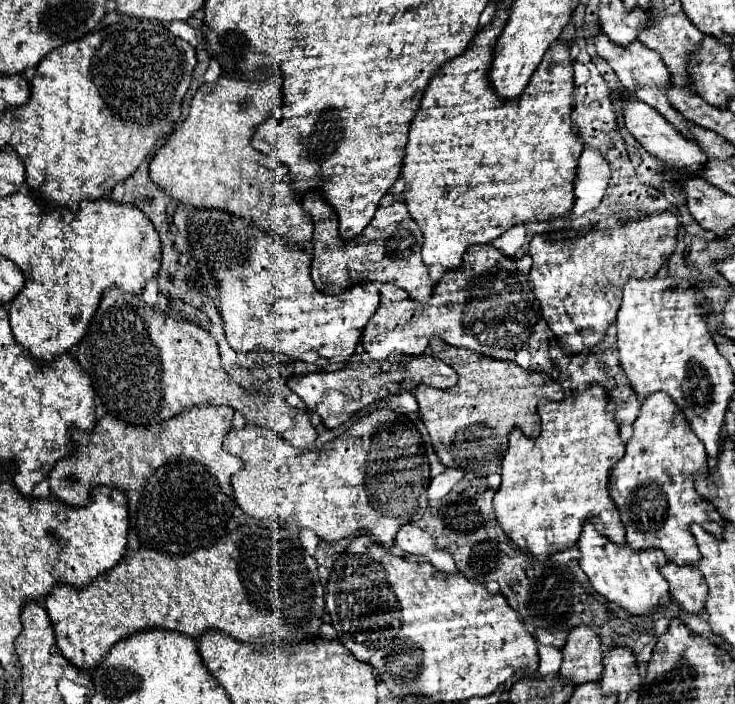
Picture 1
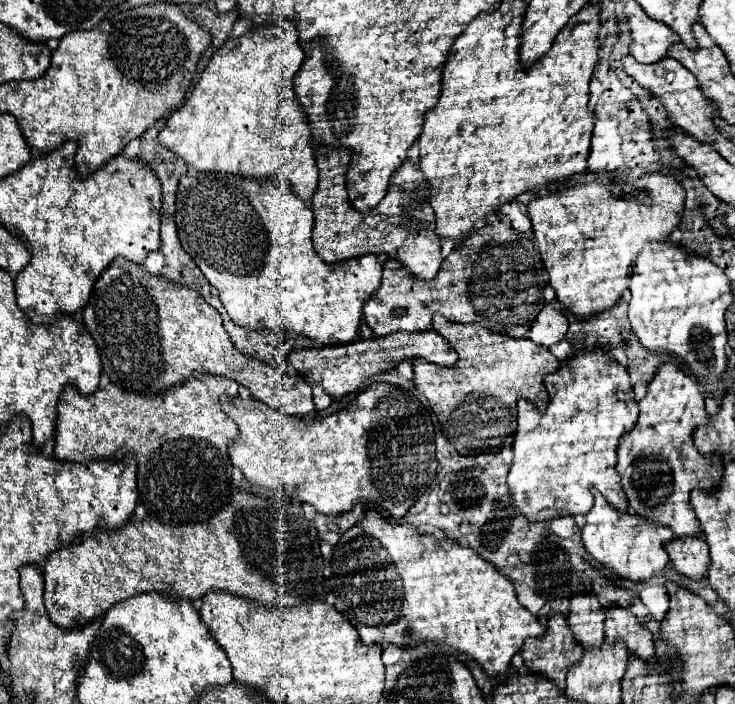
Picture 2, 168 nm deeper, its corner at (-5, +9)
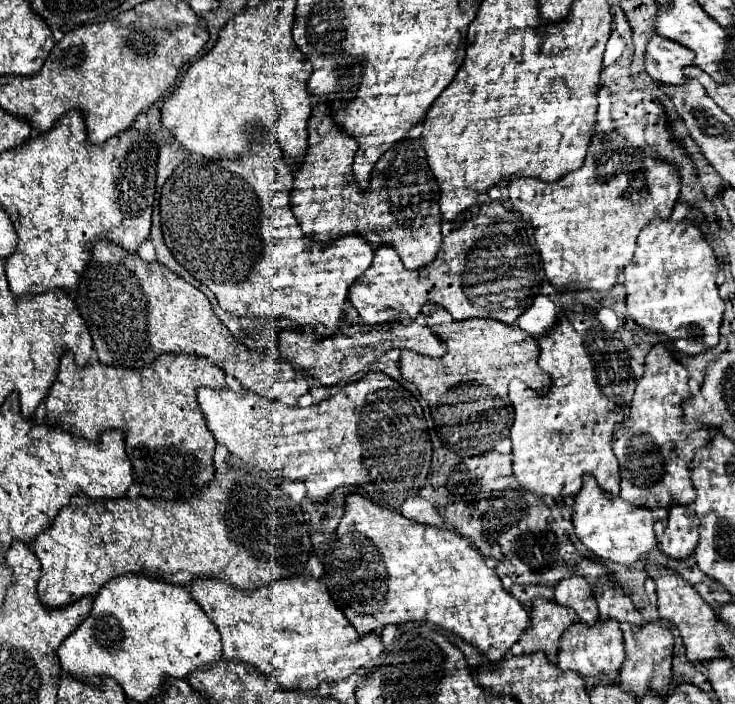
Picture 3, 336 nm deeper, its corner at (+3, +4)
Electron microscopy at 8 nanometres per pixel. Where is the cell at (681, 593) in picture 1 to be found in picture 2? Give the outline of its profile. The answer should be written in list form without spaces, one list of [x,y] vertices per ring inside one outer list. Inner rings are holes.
[[[676,536],[668,540],[666,552],[670,554],[672,566],[692,578],[692,580],[702,580],[708,570],[710,554],[708,554],[708,544],[702,536]]]

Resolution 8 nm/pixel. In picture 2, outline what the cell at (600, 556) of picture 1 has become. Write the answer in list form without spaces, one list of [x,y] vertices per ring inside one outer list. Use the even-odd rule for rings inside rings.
[[[592,490],[592,494],[594,506],[584,516],[586,524],[582,528],[584,548],[606,568],[632,582],[644,582],[654,574],[664,572],[670,564],[668,552],[664,552],[664,542],[672,538],[672,532],[668,532],[668,528],[662,528],[662,524],[648,524],[648,520],[640,520],[632,508],[626,512],[612,508],[612,504],[608,504],[608,500],[598,490]]]

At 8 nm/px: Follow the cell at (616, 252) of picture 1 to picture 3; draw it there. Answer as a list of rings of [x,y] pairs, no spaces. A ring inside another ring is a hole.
[[[614,131],[610,135],[594,135],[584,165],[566,177],[554,183],[530,177],[512,177],[508,189],[512,205],[524,217],[530,217],[550,285],[554,289],[604,293],[616,285],[618,275],[632,259],[638,233],[654,219],[666,219],[672,215],[680,193],[680,179],[674,165],[652,155],[642,155],[642,151],[632,151],[632,145],[620,135],[620,131]]]

